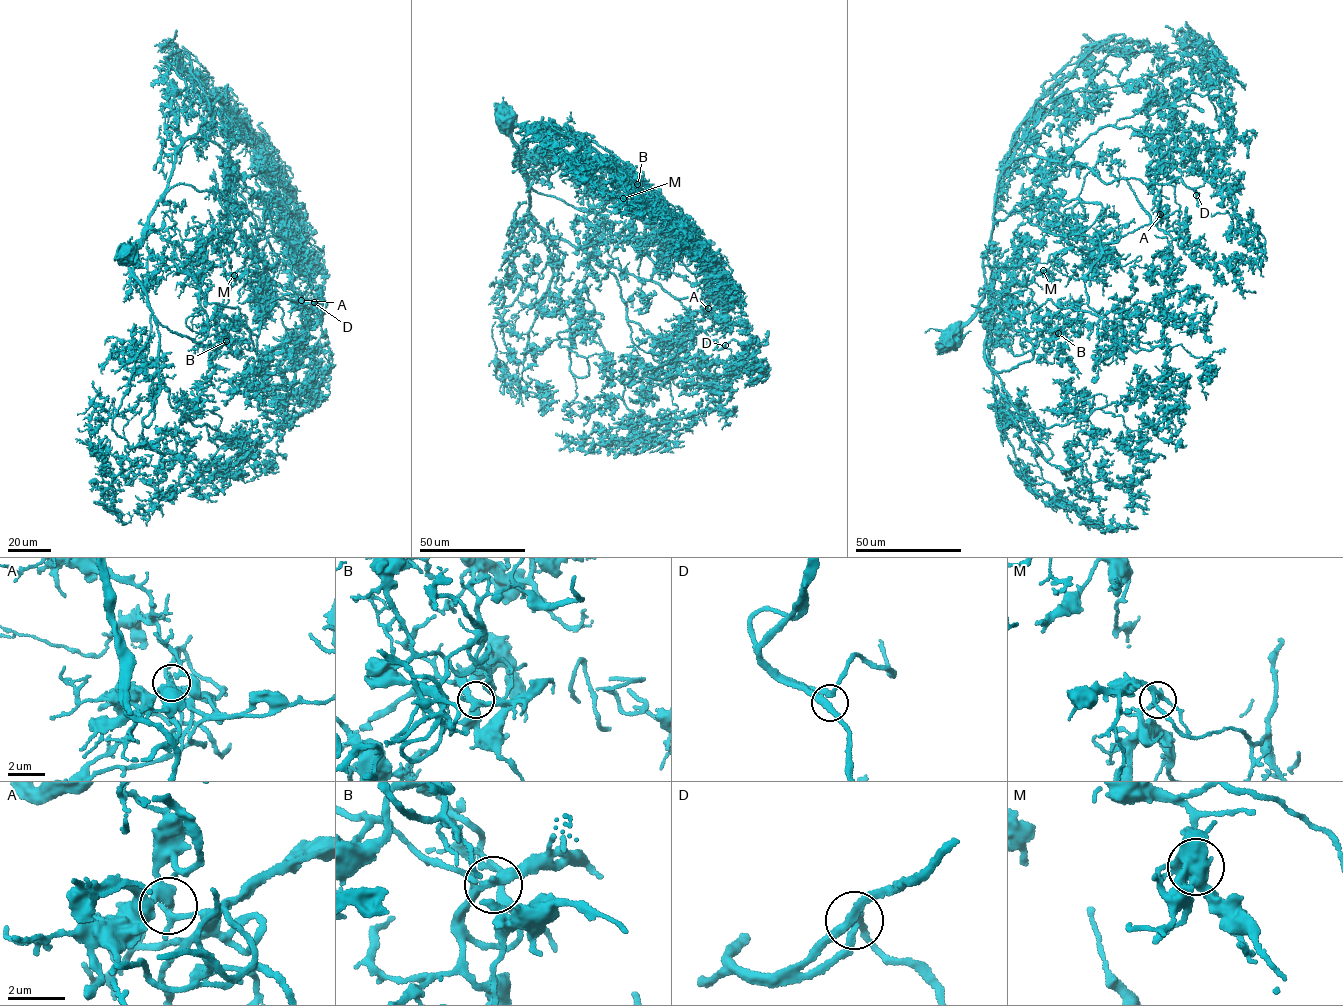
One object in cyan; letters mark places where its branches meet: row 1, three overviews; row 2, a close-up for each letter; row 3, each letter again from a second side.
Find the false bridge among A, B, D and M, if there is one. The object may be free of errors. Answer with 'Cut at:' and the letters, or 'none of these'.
Cut at: none of these

